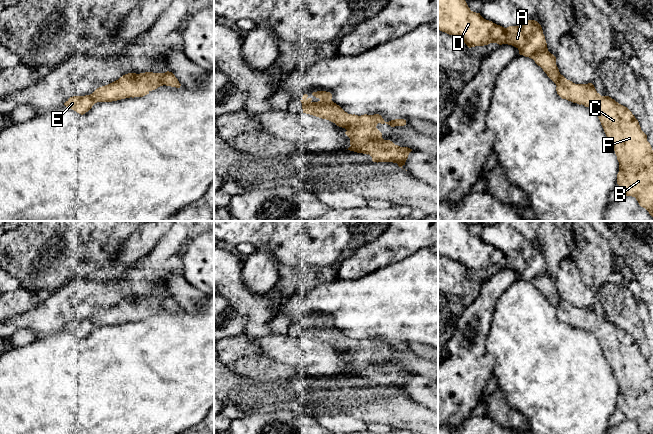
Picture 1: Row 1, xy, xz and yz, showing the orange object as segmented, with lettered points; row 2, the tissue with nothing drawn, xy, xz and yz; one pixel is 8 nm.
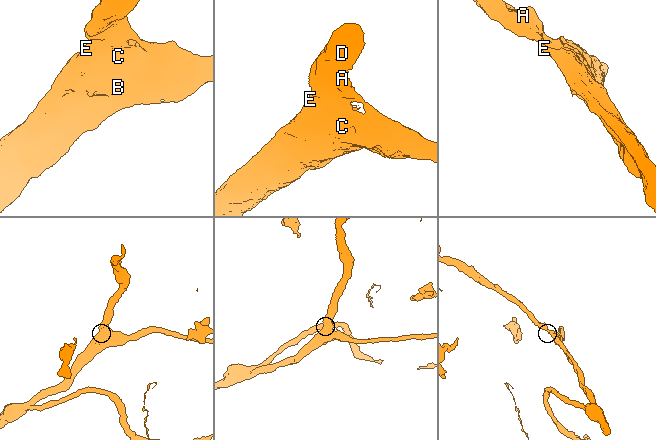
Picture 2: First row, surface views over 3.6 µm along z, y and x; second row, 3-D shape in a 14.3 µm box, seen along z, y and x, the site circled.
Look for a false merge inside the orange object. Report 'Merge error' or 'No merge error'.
No merge error

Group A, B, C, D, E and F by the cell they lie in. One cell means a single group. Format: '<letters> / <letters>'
A B C D E F

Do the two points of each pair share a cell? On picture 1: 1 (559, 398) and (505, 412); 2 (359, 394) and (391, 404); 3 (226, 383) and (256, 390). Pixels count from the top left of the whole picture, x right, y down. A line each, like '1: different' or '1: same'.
1: different
2: same
3: same

